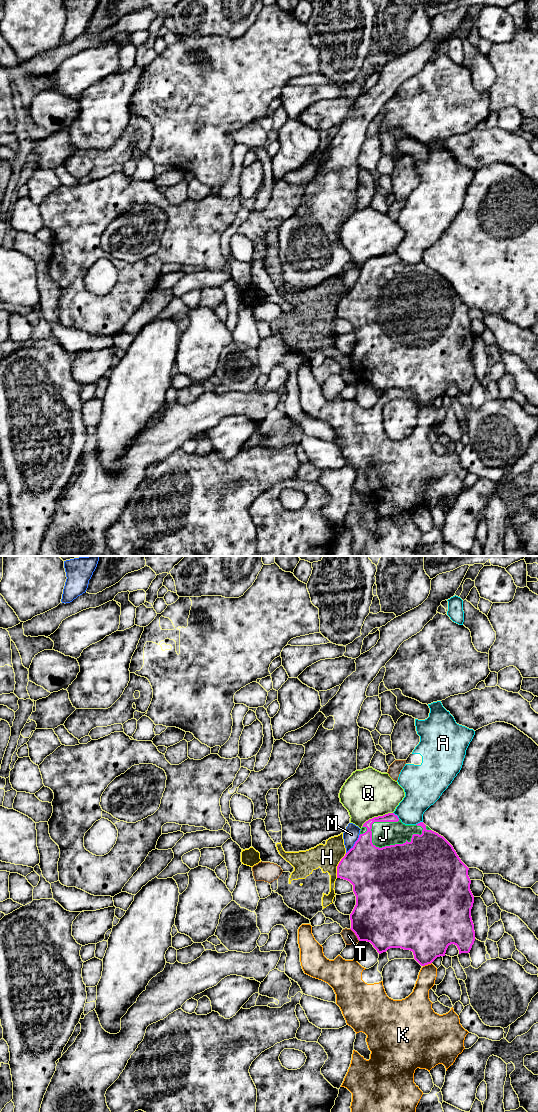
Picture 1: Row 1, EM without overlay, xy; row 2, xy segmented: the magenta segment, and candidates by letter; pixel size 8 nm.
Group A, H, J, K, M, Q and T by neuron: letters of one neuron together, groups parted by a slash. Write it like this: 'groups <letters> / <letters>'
groups A / H / J / K / M / Q / T

